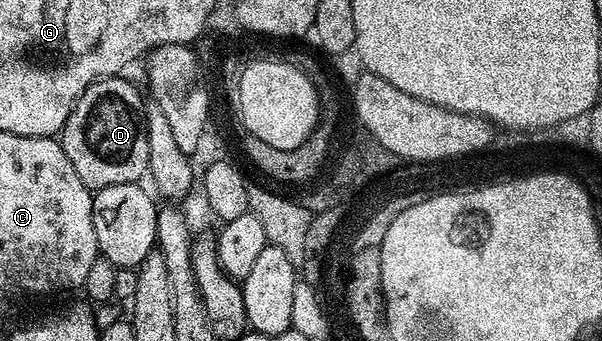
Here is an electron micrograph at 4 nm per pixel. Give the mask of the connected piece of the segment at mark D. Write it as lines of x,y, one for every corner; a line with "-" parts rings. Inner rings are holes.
123,76
102,77
74,103
63,129
58,134
66,159
74,163
78,179
95,191
118,183
136,183
148,172
146,143
146,101

